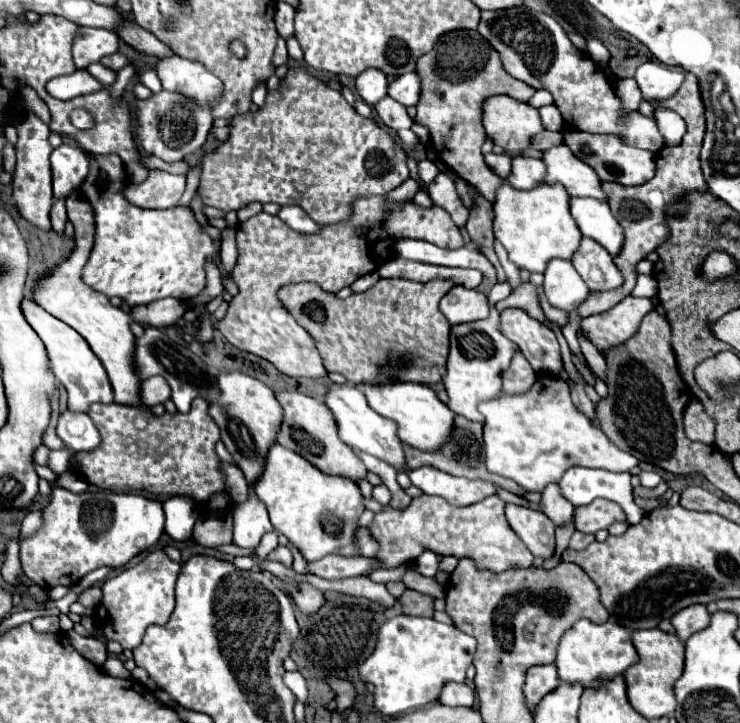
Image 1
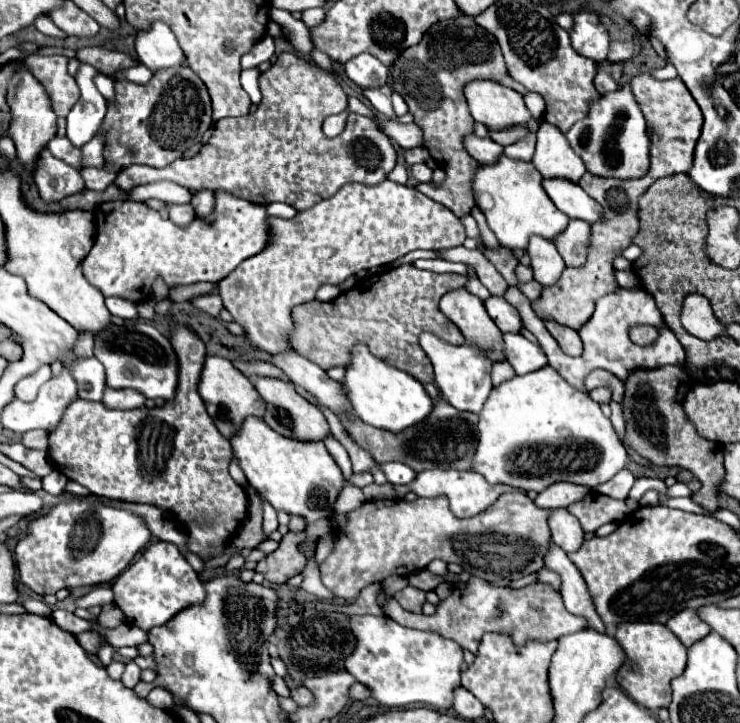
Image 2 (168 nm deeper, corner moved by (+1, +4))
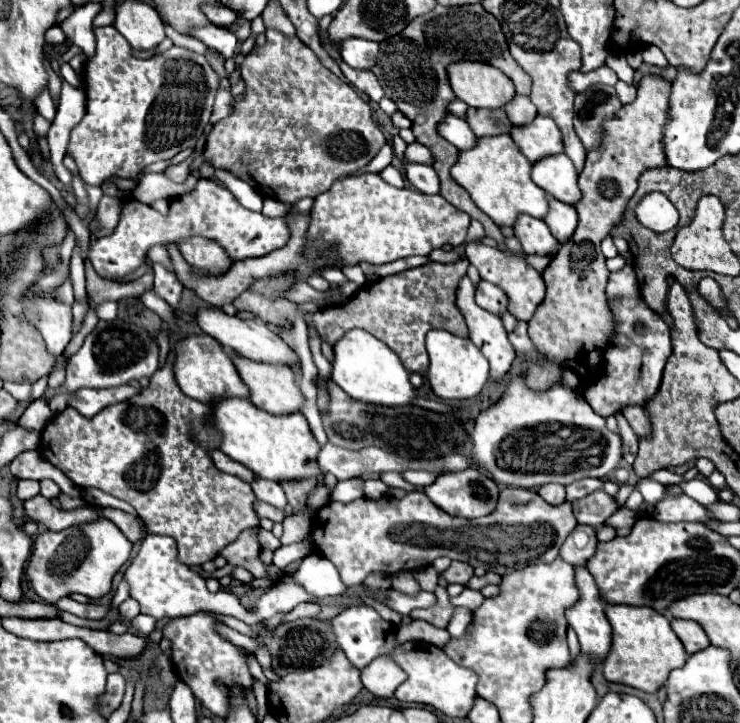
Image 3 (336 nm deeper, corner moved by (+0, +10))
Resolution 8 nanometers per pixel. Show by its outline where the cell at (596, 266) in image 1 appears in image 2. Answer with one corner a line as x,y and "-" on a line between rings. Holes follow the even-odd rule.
570,220
566,232
556,242
556,248
558,248
560,256
564,258
566,266
578,268
578,266
586,264
586,250
590,248
590,236
592,236
590,224

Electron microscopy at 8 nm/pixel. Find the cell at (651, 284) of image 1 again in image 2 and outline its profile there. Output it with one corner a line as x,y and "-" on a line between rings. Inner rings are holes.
616,270
616,280
618,280
620,288
636,288
636,290
642,288
640,280
634,276
632,270
624,270
624,272
618,272
618,270

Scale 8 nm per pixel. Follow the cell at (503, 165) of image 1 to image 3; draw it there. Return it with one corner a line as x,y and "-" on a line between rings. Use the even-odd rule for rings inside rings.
451,114
443,118
443,122
437,126
437,132
447,142
451,142
457,150
469,150
477,142
471,128
467,128
467,122
463,118
457,118
457,116
451,116

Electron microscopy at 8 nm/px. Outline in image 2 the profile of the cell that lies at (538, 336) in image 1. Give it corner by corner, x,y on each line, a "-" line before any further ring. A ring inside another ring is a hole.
490,296
488,300
484,300
484,306
486,306
490,318
496,322
496,326
502,332
518,334
522,330
522,322
520,322
518,310
512,304
508,304
502,296

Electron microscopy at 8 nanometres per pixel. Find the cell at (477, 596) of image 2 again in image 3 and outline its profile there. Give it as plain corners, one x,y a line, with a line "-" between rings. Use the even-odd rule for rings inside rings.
437,586
435,596
437,596
437,602
431,608
413,610
411,618
417,618
417,620
421,618
421,620
425,620
425,622
429,622
429,624
433,624
437,628
445,628
447,622
449,622
449,618
451,618
451,614
453,614
453,606
449,602
449,594
447,594
445,588

